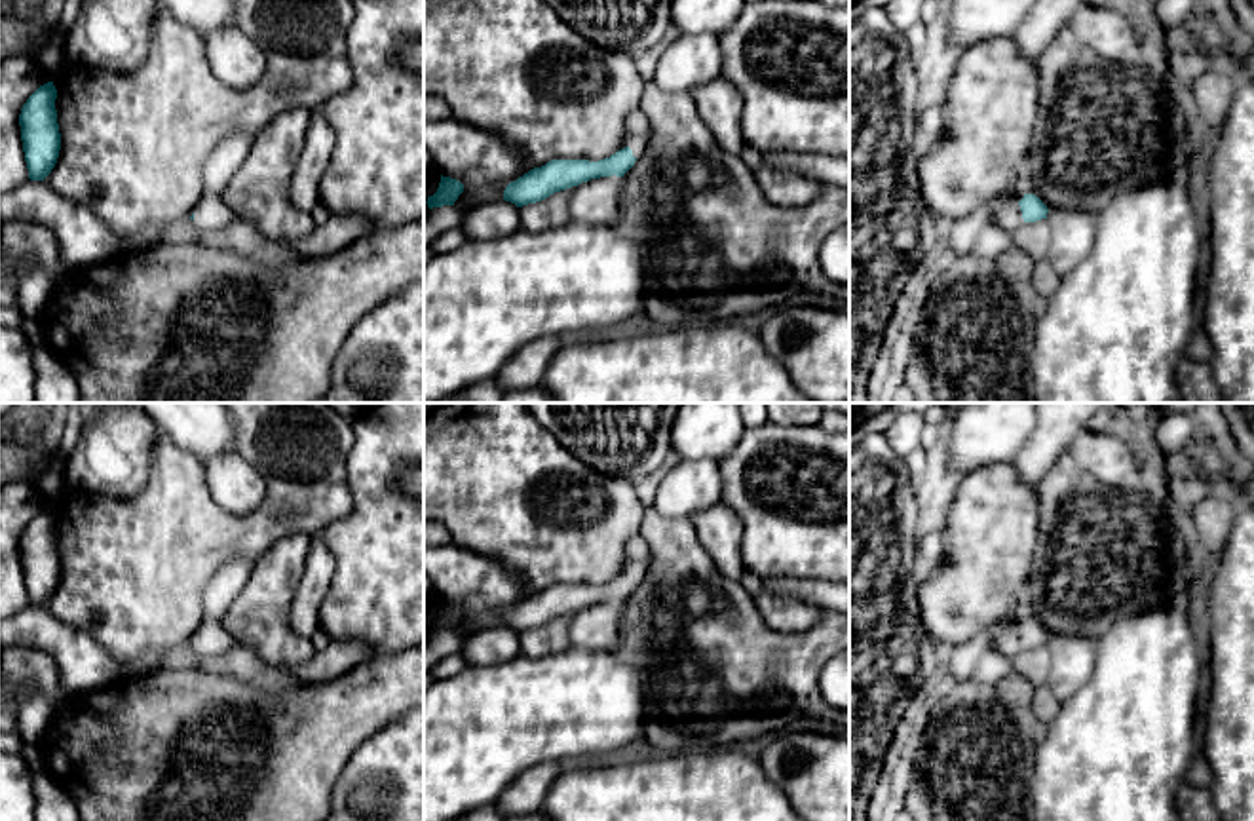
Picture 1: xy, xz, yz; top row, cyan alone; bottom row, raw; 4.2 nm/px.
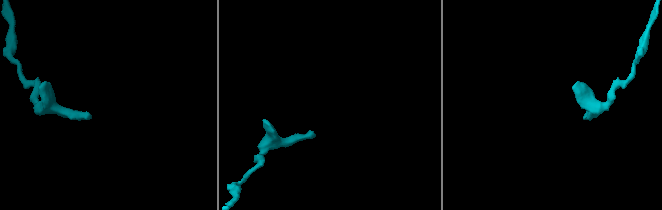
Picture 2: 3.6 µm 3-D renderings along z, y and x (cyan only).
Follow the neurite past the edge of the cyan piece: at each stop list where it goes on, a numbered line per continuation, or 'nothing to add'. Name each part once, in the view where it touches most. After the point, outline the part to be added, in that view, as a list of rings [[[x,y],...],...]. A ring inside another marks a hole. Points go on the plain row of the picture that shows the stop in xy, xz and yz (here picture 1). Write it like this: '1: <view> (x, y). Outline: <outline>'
1: yz (1009, 641). Outline: [[[1011,627],[1007,631],[1003,631],[996,640],[994,644],[1009,654],[1009,656],[1015,656],[1016,652],[1024,650],[1024,644],[1022,644],[1022,637],[1020,637],[1020,631],[1018,627]]]

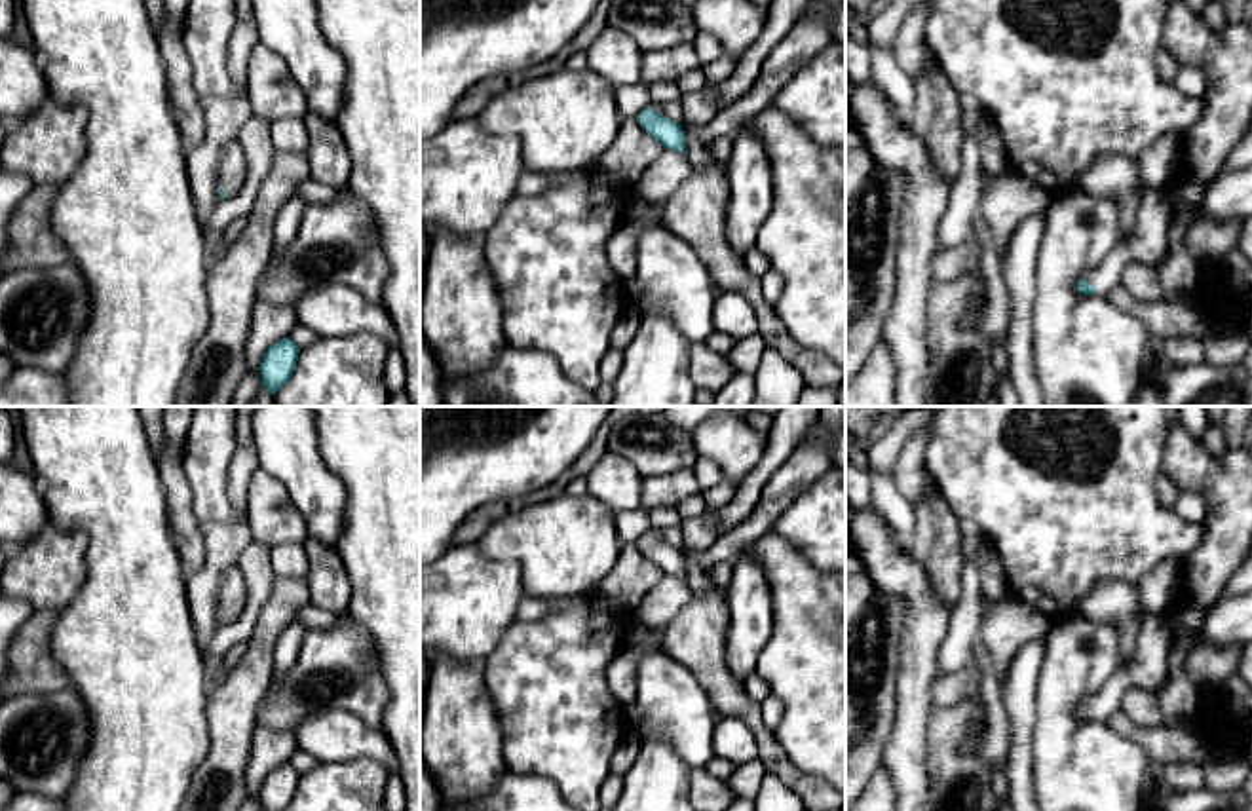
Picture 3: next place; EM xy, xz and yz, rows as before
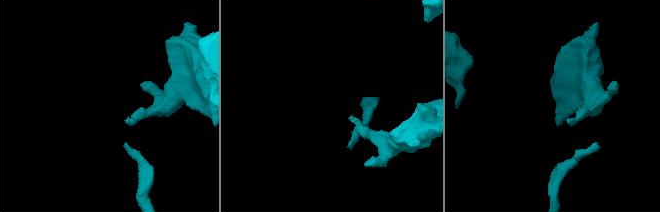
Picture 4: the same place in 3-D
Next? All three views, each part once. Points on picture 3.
1: xy (232, 587). Outline: [[[230,566],[218,589],[218,612],[226,623],[234,623],[245,608],[245,579],[237,566]]]
2: yz (1148, 669). Outline: [[[1142,615],[1132,659],[1117,665],[1104,686],[1085,699],[1085,707],[1096,714],[1096,720],[1104,722],[1121,710],[1123,695],[1132,688],[1159,695],[1168,680],[1172,640],[1174,634],[1168,617]]]

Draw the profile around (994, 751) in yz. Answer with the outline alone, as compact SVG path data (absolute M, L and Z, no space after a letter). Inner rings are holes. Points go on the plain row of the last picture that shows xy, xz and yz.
M978 638L973 646L973 682L986 705L988 726L980 754L994 769L996 803L1009 803L1009 716L999 691L999 678L986 644Z

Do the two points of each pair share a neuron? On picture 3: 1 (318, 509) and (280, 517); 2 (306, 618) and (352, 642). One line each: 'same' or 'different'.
1: different
2: different

